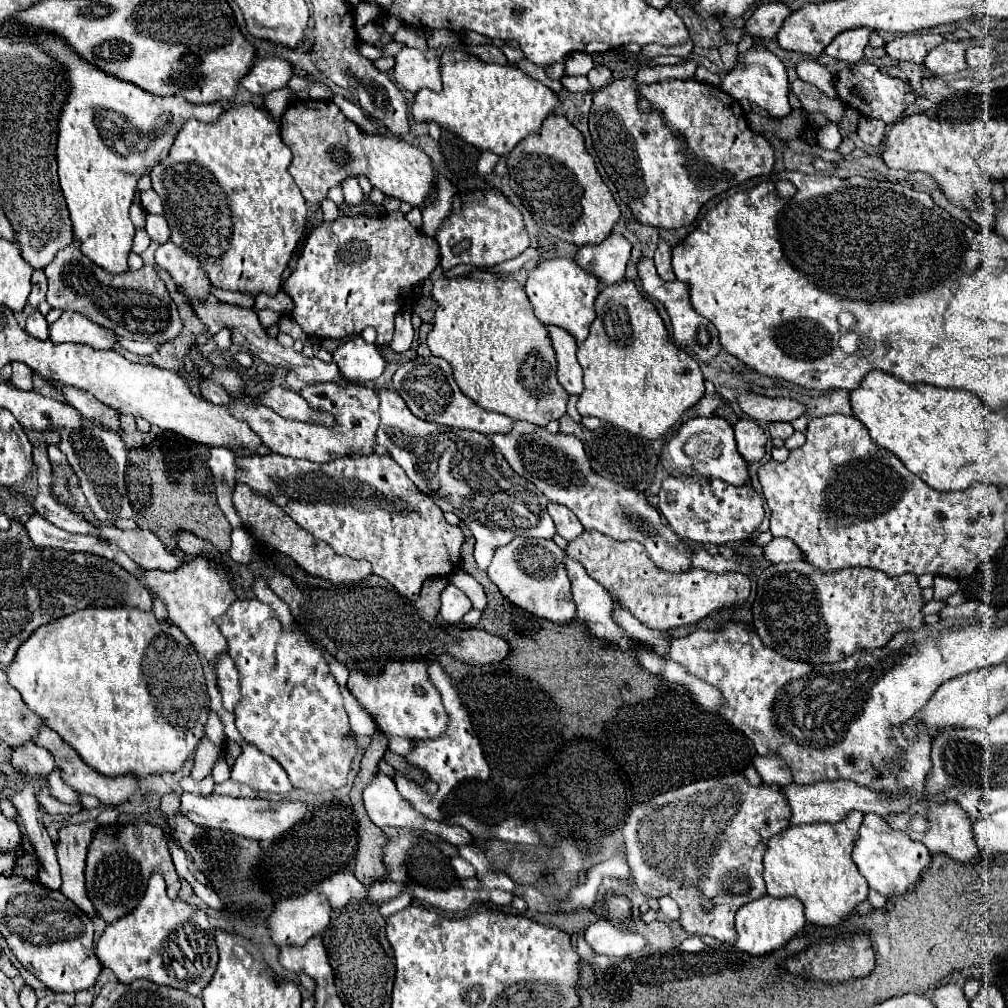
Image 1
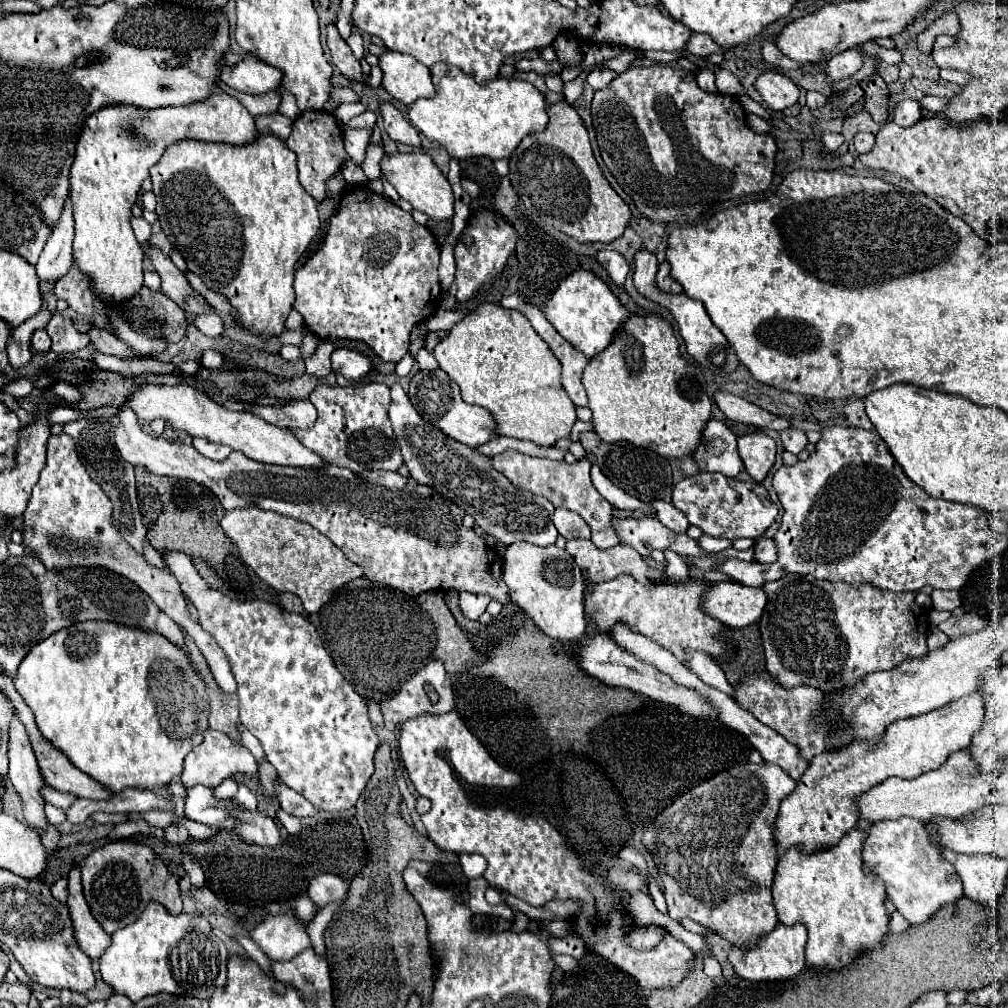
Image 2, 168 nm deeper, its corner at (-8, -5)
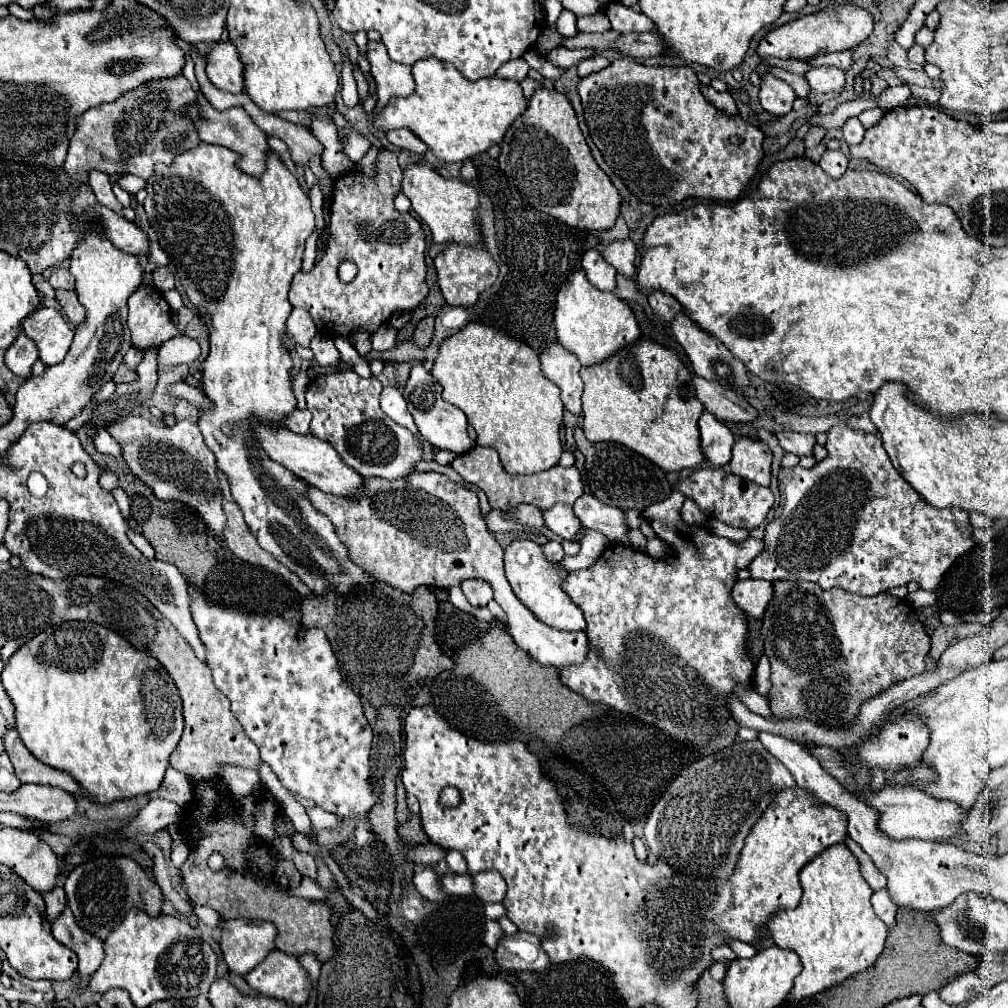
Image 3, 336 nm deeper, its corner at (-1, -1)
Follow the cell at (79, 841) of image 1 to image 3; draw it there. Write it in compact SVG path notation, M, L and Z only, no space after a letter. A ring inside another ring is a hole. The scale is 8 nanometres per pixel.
M65 909L59 915L59 919L51 925L51 931L53 931L53 937L61 945L65 945L77 953L77 957L79 957L77 973L81 977L79 989L85 989L91 975L99 969L99 965L103 961L103 943L97 937L83 933L83 929L79 929L79 925L75 925L75 917L69 909Z

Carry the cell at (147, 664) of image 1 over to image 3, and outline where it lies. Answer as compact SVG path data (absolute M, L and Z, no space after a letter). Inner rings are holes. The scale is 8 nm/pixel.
M69 621L69 623L53 625L47 631L33 637L31 641L27 641L17 653L11 655L1 677L3 677L3 687L15 705L15 729L19 731L23 745L45 765L69 773L89 793L91 801L95 801L99 805L109 805L119 799L133 799L137 795L147 795L147 793L159 789L163 775L169 767L169 755L175 751L179 737L183 733L183 715L181 715L179 693L177 693L169 673L163 667L159 667L159 661L153 661L151 655L137 651L121 635L117 635L111 629L105 629L91 621Z

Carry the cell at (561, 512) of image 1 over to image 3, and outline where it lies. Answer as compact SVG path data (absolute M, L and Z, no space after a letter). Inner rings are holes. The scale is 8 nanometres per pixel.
M557 503L555 507L543 513L543 519L545 519L545 525L563 539L573 539L581 527L581 521L575 517L571 505L567 503Z

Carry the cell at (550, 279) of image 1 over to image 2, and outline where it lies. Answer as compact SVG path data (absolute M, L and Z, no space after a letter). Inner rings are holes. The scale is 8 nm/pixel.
M584 269L574 271L572 275L562 279L556 291L546 299L542 311L546 319L554 325L554 329L568 343L578 347L578 351L582 351L588 359L592 359L612 341L614 331L628 317L628 311L614 297L608 285L600 277L596 277L592 271L584 271Z

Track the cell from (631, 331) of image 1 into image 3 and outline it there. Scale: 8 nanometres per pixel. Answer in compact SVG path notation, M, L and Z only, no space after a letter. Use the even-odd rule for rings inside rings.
M639 339L601 365L581 367L581 379L585 383L581 395L583 431L589 441L617 441L665 473L695 469L705 459L697 427L703 405L689 383L689 369L671 349Z

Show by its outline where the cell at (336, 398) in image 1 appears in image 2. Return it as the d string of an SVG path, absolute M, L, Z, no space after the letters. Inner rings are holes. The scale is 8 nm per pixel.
M366 383L348 387L318 385L310 394L309 401L317 410L316 423L310 429L290 429L290 431L294 437L298 437L298 441L304 447L314 451L320 459L324 459L330 465L348 467L358 473L366 469L396 471L402 465L398 441L392 433L388 419L390 389L384 383Z

